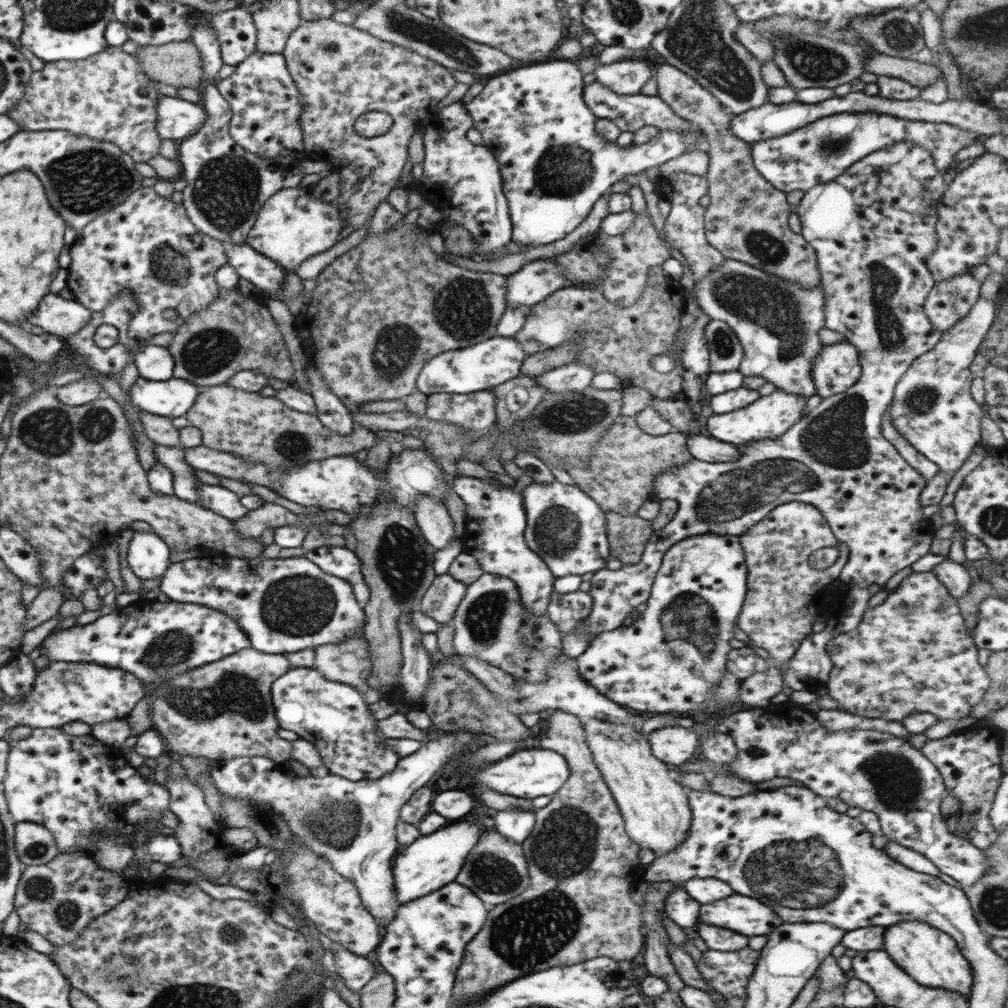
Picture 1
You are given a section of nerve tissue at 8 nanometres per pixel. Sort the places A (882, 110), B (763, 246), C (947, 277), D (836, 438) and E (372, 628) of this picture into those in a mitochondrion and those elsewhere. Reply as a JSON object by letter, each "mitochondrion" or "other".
{"A":"other","B":"mitochondrion","C":"other","D":"mitochondrion","E":"other"}

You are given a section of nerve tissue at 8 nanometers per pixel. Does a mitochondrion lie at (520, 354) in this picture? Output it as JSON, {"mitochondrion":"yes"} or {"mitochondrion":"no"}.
{"mitochondrion":"no"}

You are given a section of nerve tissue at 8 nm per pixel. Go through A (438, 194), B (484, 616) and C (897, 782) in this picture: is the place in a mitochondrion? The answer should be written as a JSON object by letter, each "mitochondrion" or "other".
{"A":"other","B":"mitochondrion","C":"mitochondrion"}

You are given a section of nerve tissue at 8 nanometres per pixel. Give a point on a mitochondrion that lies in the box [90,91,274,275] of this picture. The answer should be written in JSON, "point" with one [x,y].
{"point":[226,190]}

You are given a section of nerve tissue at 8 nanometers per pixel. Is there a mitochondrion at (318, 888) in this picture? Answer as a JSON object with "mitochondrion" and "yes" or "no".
{"mitochondrion":"no"}

